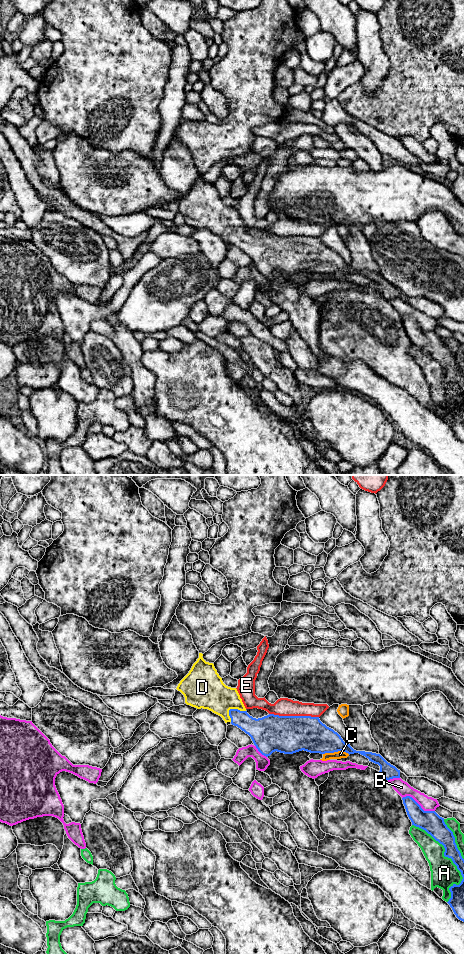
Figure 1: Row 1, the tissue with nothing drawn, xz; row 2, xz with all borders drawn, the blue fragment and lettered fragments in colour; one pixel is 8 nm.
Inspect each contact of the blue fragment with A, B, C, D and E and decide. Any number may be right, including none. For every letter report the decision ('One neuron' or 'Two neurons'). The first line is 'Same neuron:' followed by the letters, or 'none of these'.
Same neuron: D
A: Two neurons
B: Two neurons
C: Two neurons
D: One neuron
E: Two neurons

